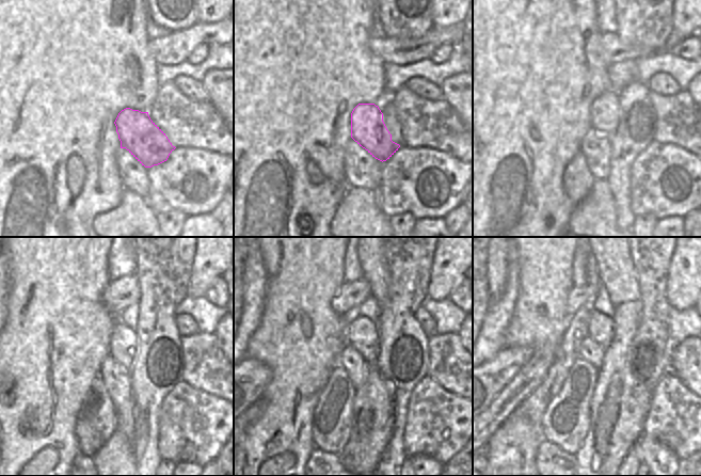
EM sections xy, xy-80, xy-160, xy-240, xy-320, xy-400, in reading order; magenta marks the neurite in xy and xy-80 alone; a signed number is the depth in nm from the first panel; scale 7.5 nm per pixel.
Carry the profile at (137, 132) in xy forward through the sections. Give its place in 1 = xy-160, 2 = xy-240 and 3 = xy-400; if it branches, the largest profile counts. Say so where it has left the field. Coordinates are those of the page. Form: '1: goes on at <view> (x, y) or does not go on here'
1: goes on at xy-160 (605, 110)
2: goes on at xy-240 (124, 339)
3: goes on at xy-400 (600, 327)

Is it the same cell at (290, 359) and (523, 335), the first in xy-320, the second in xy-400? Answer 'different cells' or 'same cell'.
same cell

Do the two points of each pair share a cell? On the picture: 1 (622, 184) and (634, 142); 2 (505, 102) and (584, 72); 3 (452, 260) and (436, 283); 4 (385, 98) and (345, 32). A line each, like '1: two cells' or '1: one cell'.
1: one cell
2: one cell
3: one cell
4: two cells

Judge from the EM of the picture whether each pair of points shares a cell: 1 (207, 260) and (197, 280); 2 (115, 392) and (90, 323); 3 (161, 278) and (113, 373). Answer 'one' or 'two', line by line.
1: one
2: two
3: two

